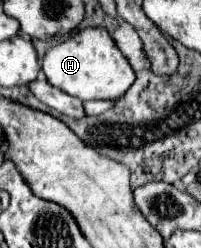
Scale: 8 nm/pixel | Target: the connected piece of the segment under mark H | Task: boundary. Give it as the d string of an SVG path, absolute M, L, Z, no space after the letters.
M88 27L72 35L60 45L54 45L46 51L42 59L42 71L50 85L68 91L82 101L88 99L120 99L136 79L136 73L124 53L116 47L114 39L106 29Z

